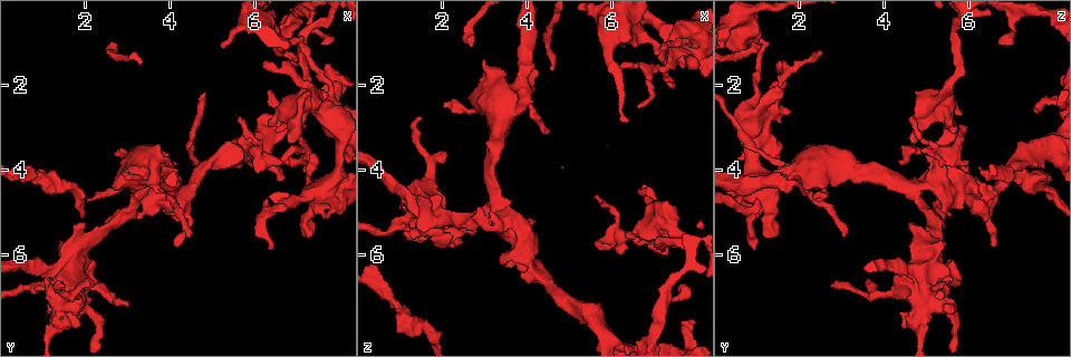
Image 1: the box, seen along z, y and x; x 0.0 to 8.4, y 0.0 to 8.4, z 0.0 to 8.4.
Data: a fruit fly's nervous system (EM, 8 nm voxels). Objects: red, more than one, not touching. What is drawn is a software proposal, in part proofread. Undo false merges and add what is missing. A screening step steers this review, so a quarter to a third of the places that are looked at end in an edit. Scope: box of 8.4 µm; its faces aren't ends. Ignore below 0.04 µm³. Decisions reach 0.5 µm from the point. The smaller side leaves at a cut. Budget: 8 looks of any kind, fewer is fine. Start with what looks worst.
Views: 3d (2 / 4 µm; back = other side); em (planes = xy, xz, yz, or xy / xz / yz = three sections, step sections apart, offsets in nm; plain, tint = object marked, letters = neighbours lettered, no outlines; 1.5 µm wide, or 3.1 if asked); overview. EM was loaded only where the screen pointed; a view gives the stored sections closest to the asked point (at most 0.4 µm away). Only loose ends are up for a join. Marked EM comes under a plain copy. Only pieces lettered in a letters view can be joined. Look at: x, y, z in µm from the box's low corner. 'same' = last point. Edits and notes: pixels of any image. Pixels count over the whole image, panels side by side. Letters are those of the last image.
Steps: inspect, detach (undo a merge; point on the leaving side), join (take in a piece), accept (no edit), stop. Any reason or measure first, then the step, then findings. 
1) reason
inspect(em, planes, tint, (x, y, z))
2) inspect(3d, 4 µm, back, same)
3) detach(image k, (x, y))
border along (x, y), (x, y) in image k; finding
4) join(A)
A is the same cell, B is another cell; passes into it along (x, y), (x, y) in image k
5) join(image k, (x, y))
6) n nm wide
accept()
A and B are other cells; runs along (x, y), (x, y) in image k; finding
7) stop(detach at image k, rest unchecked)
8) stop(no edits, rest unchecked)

thin end
inspect(3d, 4 µm, (2.00, 4.70, 2.50))

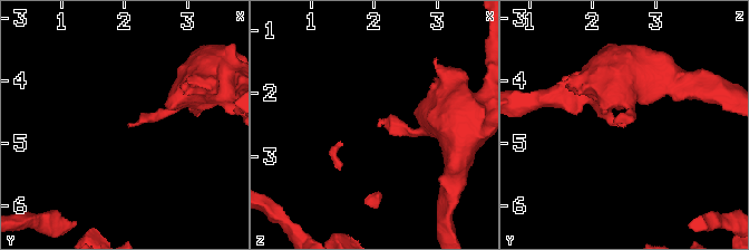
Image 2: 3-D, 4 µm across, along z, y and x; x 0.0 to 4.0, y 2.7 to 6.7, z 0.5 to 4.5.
inspect(em, planes, letters, (2.05, 4.70, 2.45))

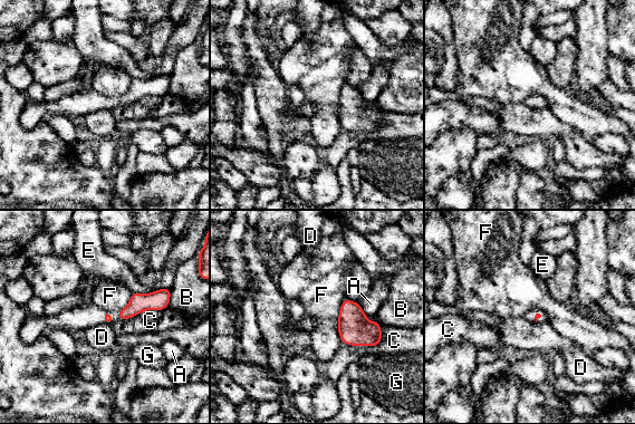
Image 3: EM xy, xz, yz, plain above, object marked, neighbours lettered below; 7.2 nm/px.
accept()
A, B, C, D, E, F and G are other cells; border along (106, 323), (111, 324) in image 3; none of them fits

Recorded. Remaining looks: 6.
branch stops here
inspect(em, planes, letters, (7.35, 4.05, 5.95))

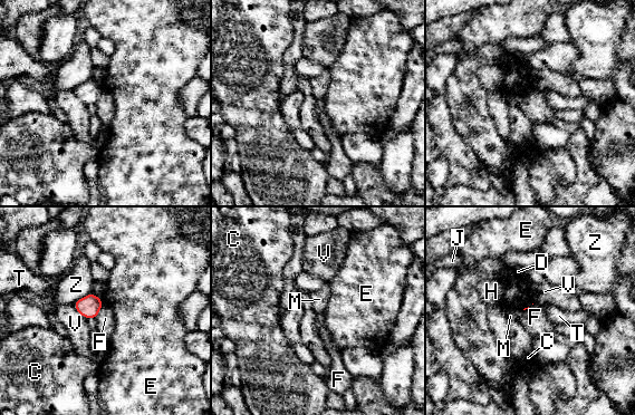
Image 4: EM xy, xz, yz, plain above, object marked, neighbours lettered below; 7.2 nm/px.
accept()
C, D, E, F, H, J, M, T, V and Z are other cells; border along (103, 303), (96, 318) in image 4; no lettered piece goes on from it

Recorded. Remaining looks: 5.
an open end
inspect(3d, 2 µm, back, (7.95, 2.50, 7.55))

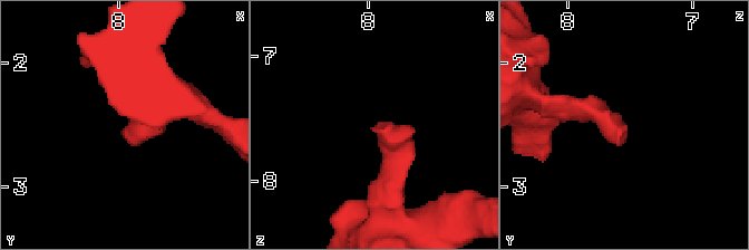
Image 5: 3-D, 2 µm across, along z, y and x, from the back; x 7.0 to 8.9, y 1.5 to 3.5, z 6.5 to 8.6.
inspect(em, xz, step 4, letters, (7.90, 2.54, 7.50))

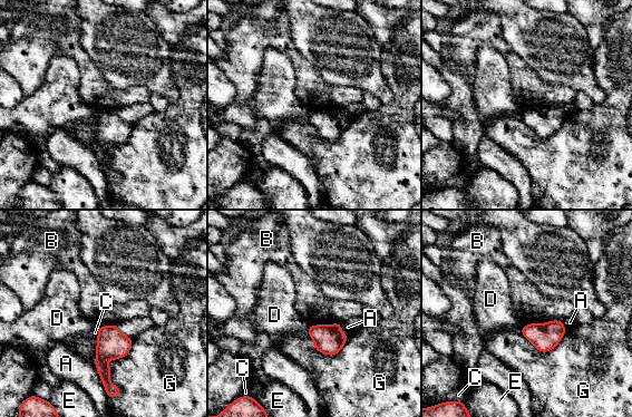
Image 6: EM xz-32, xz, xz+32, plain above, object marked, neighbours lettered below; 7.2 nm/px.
G touches over 400 nm
accept()
A, B, C, D, E and G are other cells; none of them fits

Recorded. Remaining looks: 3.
stop(no edits, rest unchecked)

